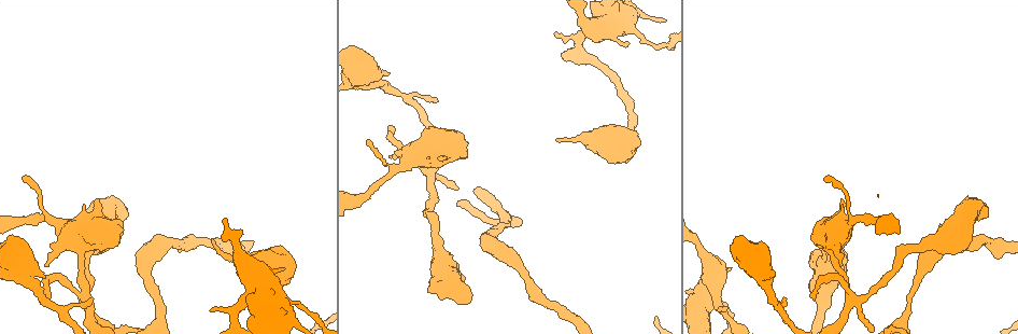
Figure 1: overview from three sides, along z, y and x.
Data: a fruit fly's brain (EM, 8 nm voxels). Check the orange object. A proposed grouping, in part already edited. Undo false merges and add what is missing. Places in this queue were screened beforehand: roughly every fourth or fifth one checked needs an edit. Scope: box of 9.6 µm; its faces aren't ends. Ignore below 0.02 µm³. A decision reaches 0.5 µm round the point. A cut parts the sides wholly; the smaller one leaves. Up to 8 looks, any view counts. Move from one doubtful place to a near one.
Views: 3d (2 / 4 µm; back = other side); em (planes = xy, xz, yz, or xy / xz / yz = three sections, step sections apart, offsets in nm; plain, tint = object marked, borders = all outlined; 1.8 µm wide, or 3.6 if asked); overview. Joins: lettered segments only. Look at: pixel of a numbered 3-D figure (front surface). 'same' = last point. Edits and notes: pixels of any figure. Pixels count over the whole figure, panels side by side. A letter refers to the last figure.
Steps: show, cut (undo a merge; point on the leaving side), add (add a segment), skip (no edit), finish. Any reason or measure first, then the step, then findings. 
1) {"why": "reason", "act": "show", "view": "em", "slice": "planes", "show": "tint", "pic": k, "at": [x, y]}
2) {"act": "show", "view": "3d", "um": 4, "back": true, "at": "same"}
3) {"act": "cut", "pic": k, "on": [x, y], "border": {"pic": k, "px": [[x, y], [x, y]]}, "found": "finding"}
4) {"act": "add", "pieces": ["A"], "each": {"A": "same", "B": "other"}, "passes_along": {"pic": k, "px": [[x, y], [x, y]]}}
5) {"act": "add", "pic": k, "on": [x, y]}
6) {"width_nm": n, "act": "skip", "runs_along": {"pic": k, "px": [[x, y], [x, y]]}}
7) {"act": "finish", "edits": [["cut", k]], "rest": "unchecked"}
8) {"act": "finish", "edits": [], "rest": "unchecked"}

{"why": "stops while still wide", "act": "show", "view": "3d", "um": 4, "pic": 1, "at": [362, 51]}

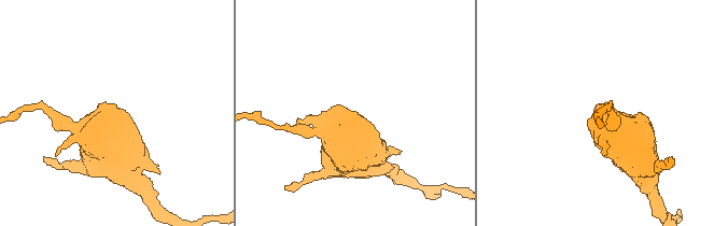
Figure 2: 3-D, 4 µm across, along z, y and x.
{"act": "show", "view": "em", "um": 3.6, "slice": "xz", "step": 8, "show": "tint", "pic": 2, "at": [358, 116]}

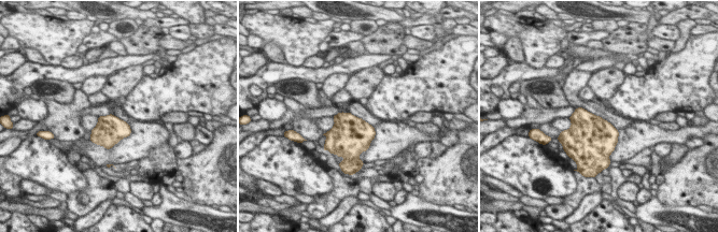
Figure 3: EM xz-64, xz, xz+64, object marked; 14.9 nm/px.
{"why": "another direction", "act": "show", "view": "em", "um": 3.6, "slice": "planes", "show": "borders", "at": "same"}

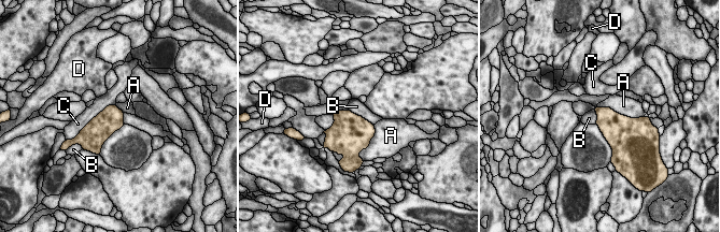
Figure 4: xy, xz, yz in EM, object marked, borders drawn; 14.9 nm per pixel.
{"act": "skip", "each": {"A": "other", "B": "other", "C": "other", "D": "other"}, "border": {"pic": 4, "px": [[348, 110], [361, 115], [372, 125]]}, "found": "none of them fits"}

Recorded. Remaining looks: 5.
{"why": "an open end", "act": "show", "view": "3d", "um": 4, "pic": 1, "at": [96, 198]}

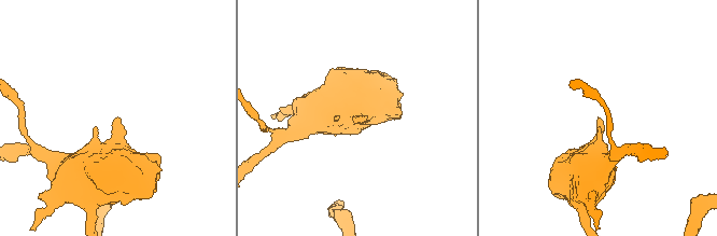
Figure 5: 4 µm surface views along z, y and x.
{"why": "now the EM", "act": "show", "view": "em", "slice": "planes", "show": "borders", "pic": 5, "at": [120, 120]}

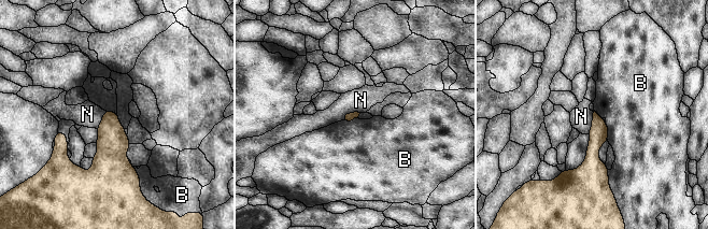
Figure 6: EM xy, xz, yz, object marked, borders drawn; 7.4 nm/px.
{"act": "skip", "each": {"B": "other", "N": "other"}, "found": "none of them fits"}

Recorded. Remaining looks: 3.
{"why": "closes a loop", "act": "show", "view": "em", "um": 3.6, "slice": "xy", "step": 4, "show": "tint", "pic": 1, "at": [296, 326]}

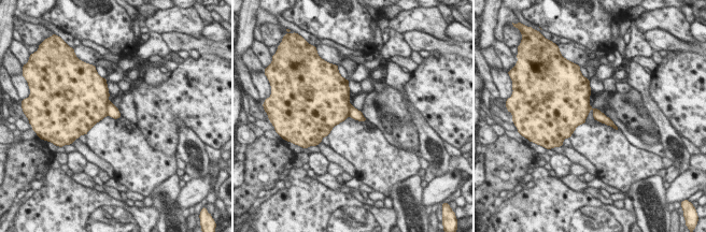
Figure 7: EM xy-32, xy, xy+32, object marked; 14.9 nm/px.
{"why": "another direction", "act": "show", "view": "em", "um": 3.6, "slice": "planes", "show": "borders", "at": "same"}

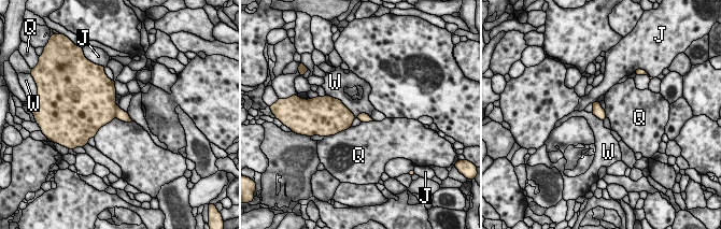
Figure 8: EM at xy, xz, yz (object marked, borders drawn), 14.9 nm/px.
{"act": "cut", "pic": 8, "on": [122, 115], "each": {"J": "other", "Q": "other", "W": "other"}, "border": {"pic": 8, "px": [[115, 106], [116, 115]]}, "found": "a second cell is stuck on"}

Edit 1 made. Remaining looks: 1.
{"act": "finish", "edits": [["cut", 8]], "rest": "unchecked"}

